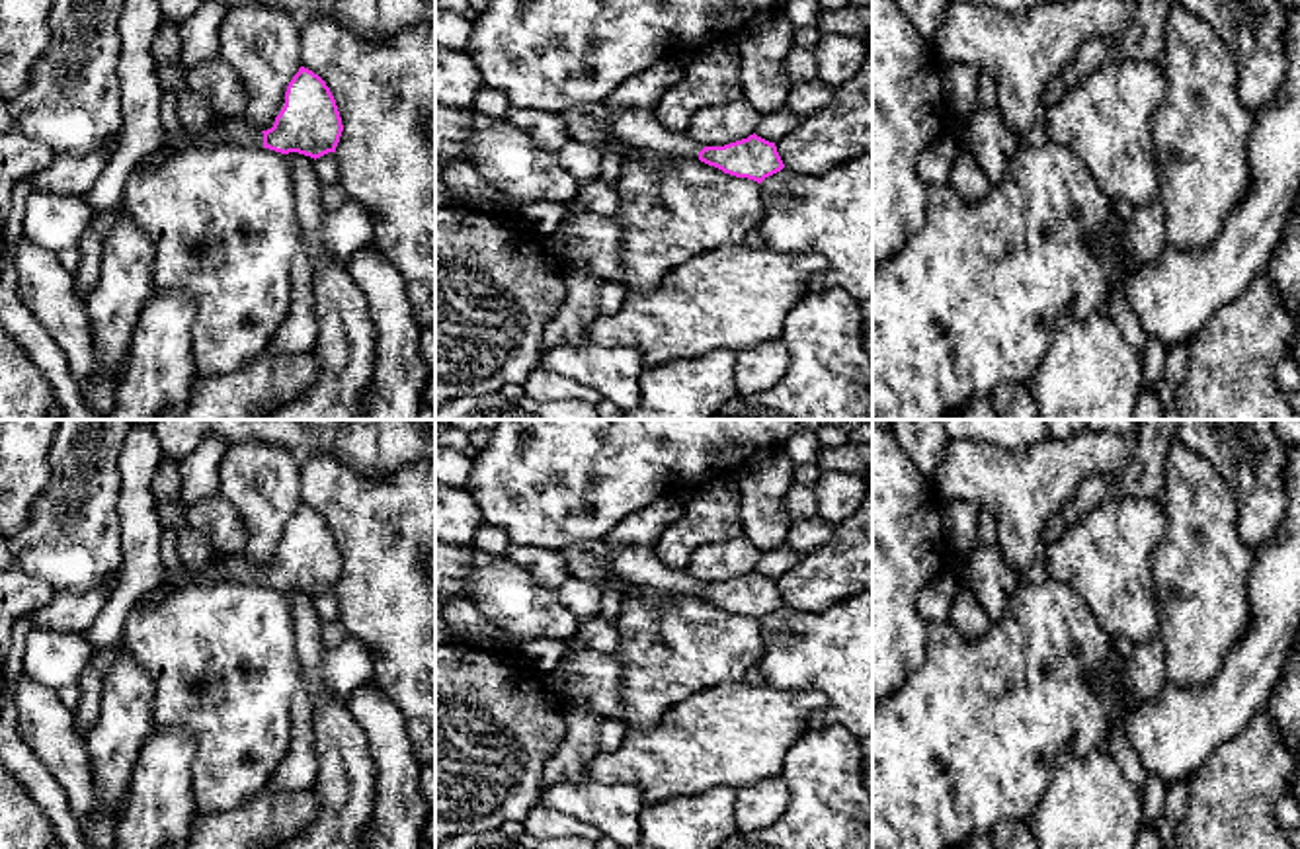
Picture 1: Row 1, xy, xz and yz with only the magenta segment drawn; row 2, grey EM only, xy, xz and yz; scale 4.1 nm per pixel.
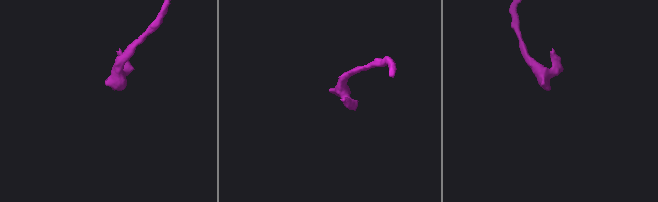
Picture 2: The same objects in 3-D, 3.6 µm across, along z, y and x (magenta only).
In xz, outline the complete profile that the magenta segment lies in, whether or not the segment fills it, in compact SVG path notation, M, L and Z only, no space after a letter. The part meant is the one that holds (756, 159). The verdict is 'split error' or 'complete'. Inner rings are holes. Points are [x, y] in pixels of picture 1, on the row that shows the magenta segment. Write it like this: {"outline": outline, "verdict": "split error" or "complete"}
{"outline": "M646 109L619 111L609 121L607 135L617 141L619 150L632 148L675 158L699 158L724 174L757 183L785 168L775 142L755 133L724 146L701 146L681 131L660 127L654 113Z", "verdict": "split error"}

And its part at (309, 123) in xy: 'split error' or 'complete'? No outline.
split error

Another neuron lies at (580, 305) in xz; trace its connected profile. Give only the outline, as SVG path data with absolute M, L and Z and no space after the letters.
M574 262L562 263L566 297L543 330L543 351L560 345L580 345L586 326L601 314L599 291L603 281Z

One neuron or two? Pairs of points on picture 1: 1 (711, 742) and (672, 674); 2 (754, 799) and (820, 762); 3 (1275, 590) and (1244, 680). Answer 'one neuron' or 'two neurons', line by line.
1: two neurons
2: two neurons
3: one neuron

